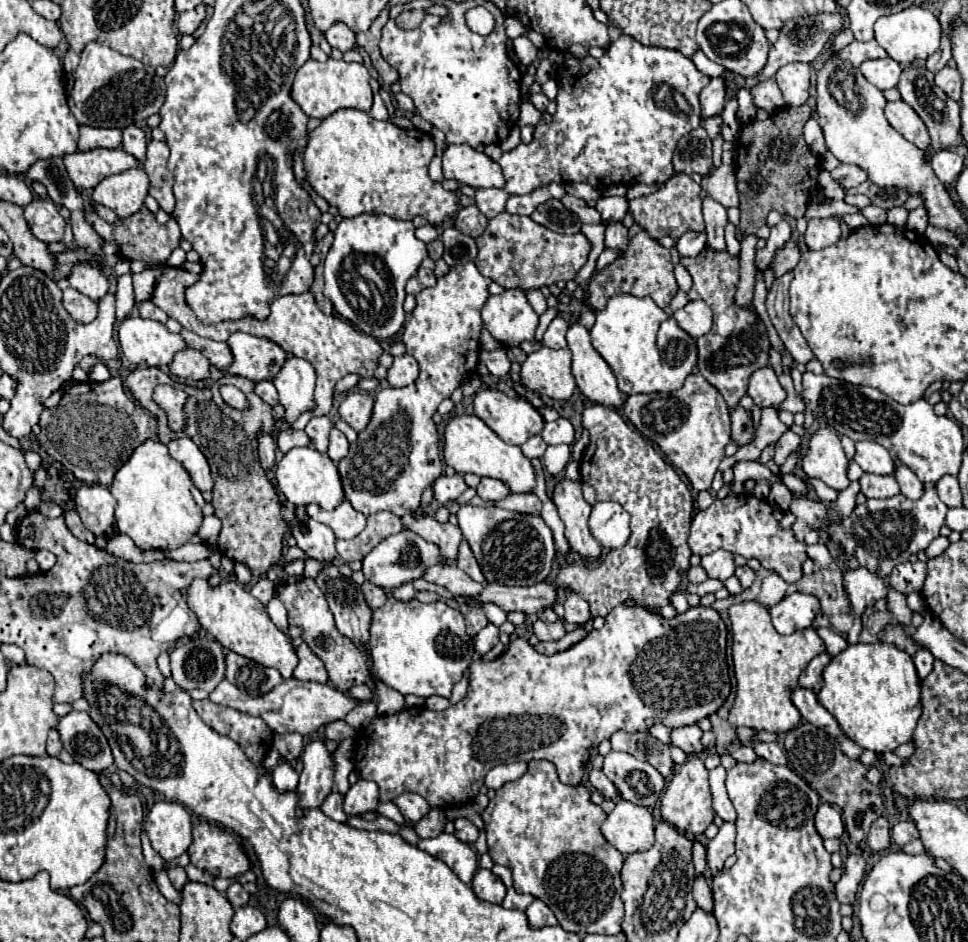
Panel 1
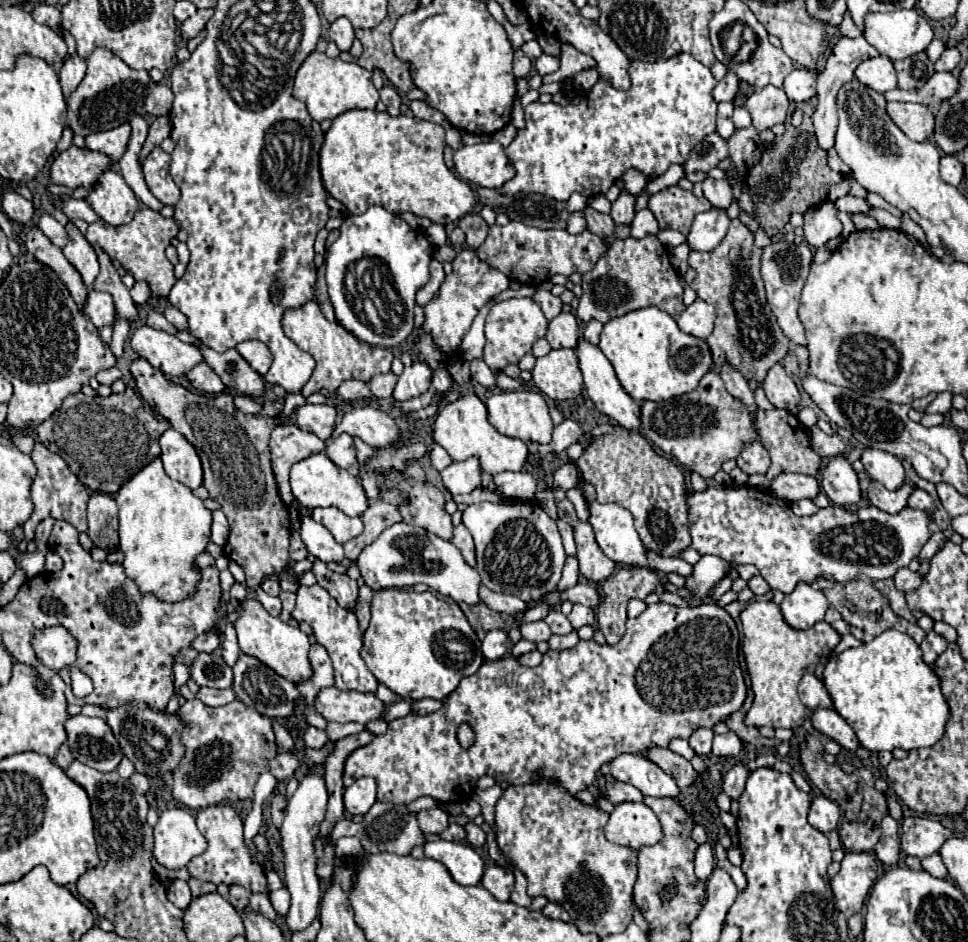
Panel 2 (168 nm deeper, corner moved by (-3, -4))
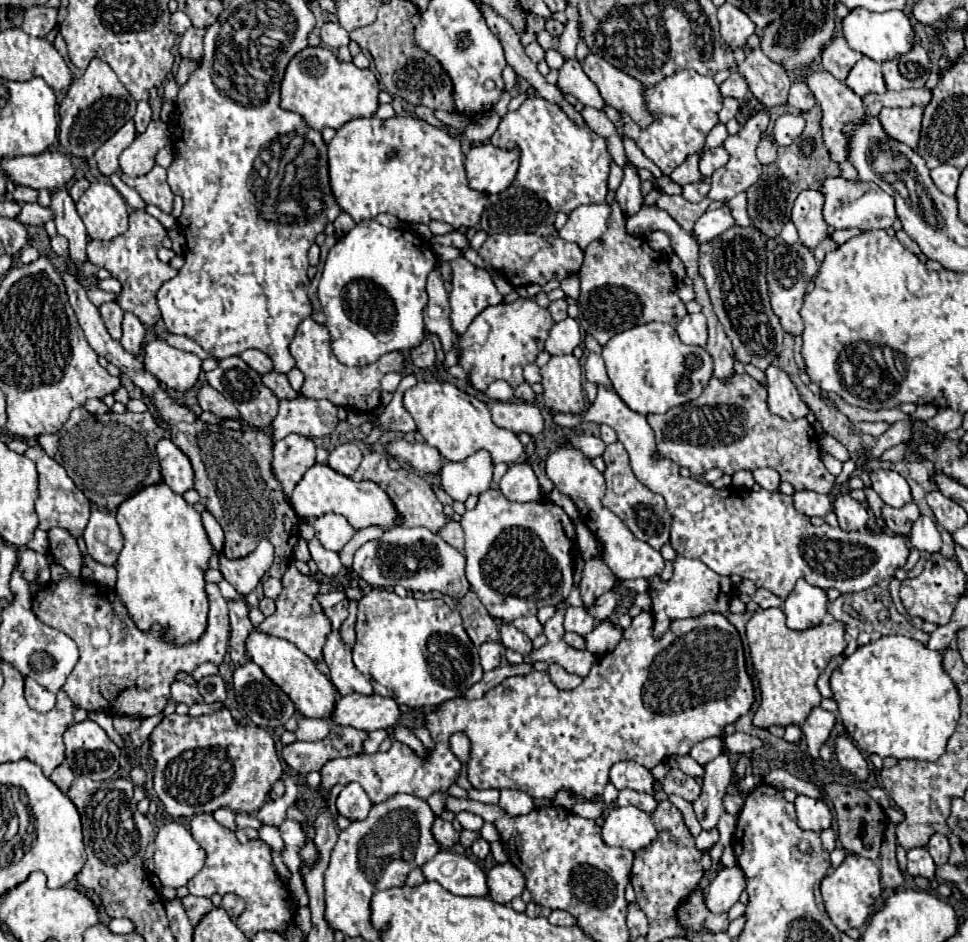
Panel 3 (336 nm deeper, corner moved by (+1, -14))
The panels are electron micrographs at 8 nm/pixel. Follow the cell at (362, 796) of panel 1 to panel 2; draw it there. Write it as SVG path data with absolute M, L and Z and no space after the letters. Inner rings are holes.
M358 778L344 792L344 808L350 816L366 814L376 802L376 780L374 778Z

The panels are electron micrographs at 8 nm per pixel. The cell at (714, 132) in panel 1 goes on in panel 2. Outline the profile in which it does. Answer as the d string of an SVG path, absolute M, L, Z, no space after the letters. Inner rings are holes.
M720 102L718 104L718 118L716 118L716 132L724 138L724 140L728 140L728 138L732 138L732 134L734 134L734 124L732 124L732 110L734 110L734 106L730 104L730 102Z

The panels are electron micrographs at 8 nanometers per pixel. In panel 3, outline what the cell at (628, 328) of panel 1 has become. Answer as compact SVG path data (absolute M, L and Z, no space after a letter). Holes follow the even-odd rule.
M650 322L616 334L602 350L608 378L616 394L638 414L664 414L674 406L698 398L708 384L714 364L700 346L682 344L668 324Z

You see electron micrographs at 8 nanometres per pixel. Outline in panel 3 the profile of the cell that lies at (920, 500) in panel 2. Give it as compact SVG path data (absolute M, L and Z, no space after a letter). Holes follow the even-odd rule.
M920 516L914 526L912 526L912 534L910 534L910 544L918 550L924 550L928 554L936 554L942 548L942 540L940 540L940 532L936 530L936 524L926 518Z

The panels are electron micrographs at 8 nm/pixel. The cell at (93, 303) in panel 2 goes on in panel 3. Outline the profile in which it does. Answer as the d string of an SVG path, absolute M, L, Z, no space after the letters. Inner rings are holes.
M106 302L100 306L100 314L104 318L104 324L110 332L110 336L114 340L120 340L122 336L122 318L124 318L124 310L116 304L116 302Z

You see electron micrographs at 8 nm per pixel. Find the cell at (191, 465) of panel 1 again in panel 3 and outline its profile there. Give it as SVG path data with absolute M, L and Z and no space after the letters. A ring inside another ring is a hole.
M168 438L156 444L156 454L160 460L160 472L164 482L178 494L184 494L194 486L194 472L188 456Z

